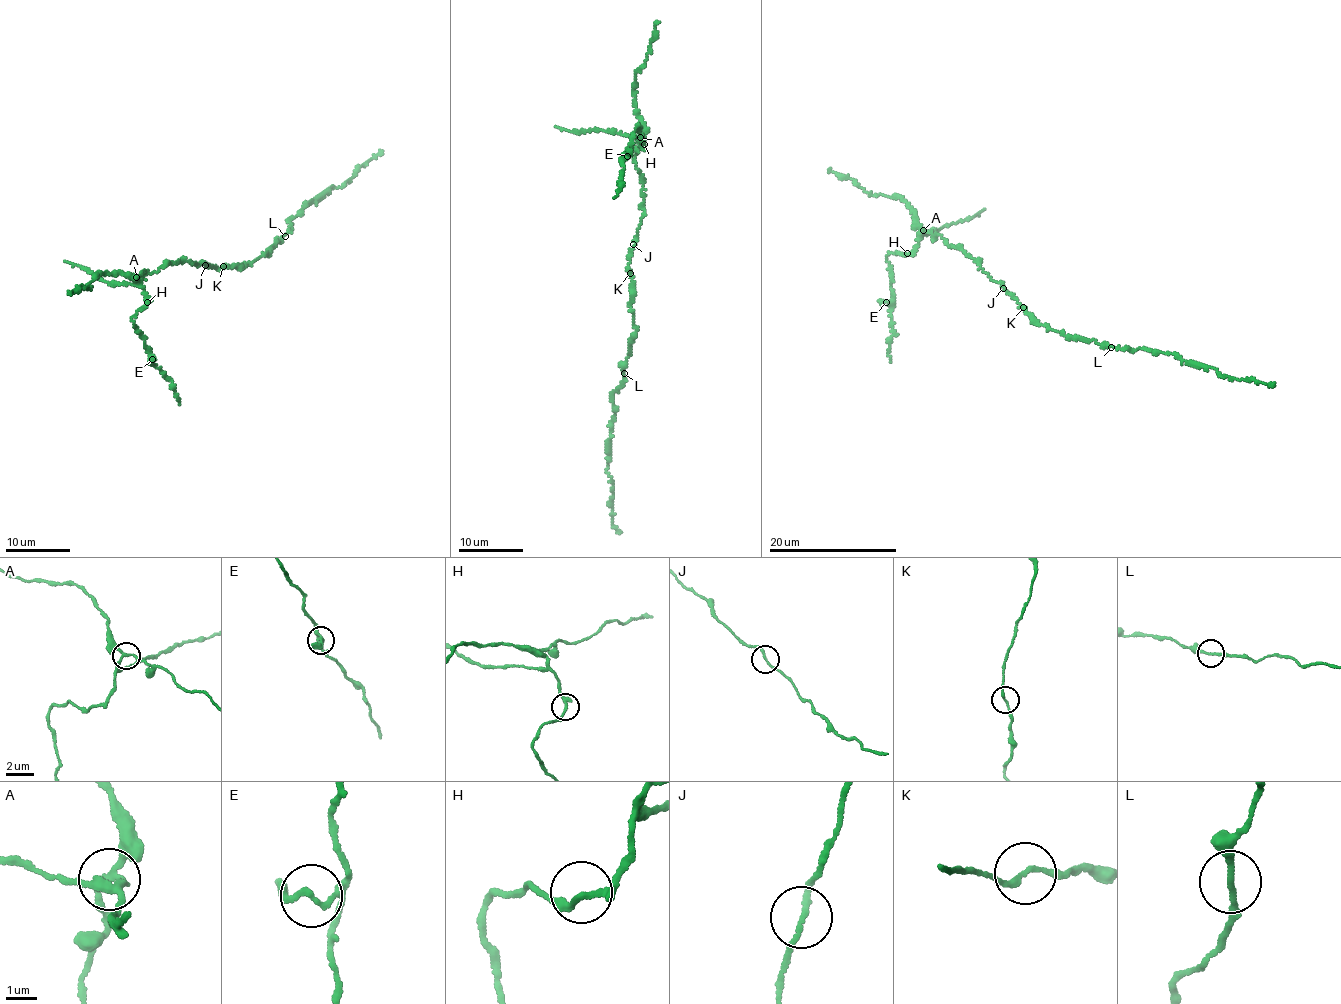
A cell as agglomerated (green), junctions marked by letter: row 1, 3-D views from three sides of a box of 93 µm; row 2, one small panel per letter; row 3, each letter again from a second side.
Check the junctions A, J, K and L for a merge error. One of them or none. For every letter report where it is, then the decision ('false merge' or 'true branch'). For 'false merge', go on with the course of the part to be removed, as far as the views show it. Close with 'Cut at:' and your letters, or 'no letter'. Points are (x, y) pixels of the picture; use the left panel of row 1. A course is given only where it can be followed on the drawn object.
A: at (136, 277); false merge; foreign part runs (136, 278), (147, 304), (132, 320), (155, 367), (169, 380), (181, 404)
J: at (205, 265); true branch
K: at (223, 266); true branch
L: at (285, 236); true branch
Cut at: A

